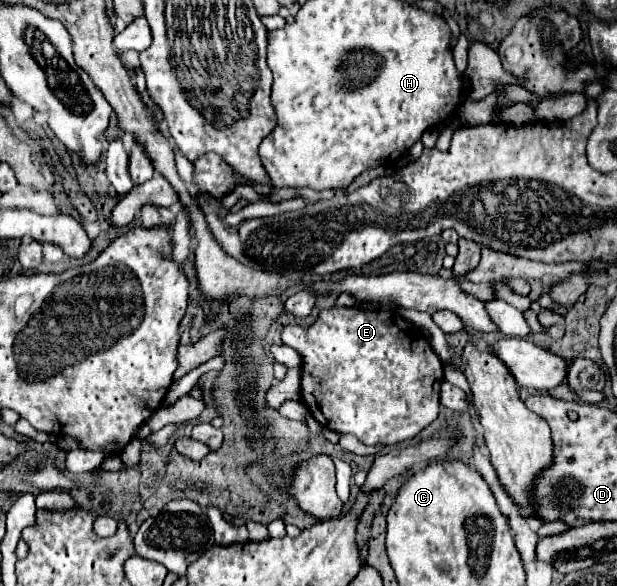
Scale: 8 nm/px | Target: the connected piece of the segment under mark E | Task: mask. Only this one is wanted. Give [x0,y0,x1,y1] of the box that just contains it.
[281,306,443,446]

